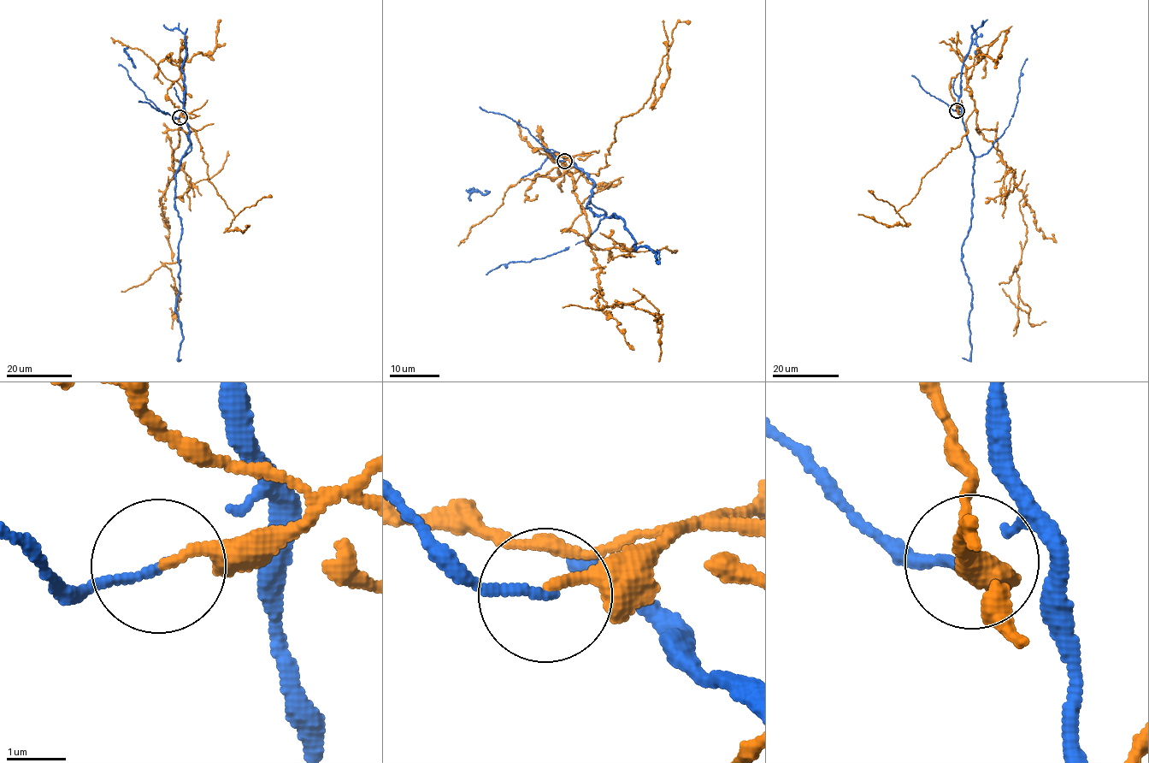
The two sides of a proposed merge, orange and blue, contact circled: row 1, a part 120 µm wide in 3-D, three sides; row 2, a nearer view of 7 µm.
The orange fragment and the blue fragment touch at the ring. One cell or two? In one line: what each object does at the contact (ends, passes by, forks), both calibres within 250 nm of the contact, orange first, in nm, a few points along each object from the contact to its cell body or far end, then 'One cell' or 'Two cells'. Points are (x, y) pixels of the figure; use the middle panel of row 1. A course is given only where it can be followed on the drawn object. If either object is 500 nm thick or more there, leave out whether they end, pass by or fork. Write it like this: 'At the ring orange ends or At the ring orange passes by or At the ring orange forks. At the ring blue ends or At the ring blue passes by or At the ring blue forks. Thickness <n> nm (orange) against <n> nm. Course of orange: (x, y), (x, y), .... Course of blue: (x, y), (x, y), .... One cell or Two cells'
At the ring orange ends. At the ring blue passes by. Thickness 160 nm (orange) against 90 nm. Course of orange: (563, 160), (574, 156), (533, 148), (572, 174), (602, 269), (594, 288), (661, 328), (633, 288). Course of blue: (563, 162), (593, 182), (587, 206), (595, 215), (620, 216), (638, 249), (656, 252), (657, 262), (656, 250). Two cells

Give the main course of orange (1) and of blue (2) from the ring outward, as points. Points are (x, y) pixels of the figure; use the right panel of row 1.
1: (956, 110), (951, 79), (966, 73), (977, 127), (1022, 191), (1027, 239), (1015, 269), (1028, 311), (1003, 288)
2: (957, 110), (961, 109), (975, 158), (970, 229), (961, 259), (972, 292), (971, 353), (969, 360), (962, 357)

